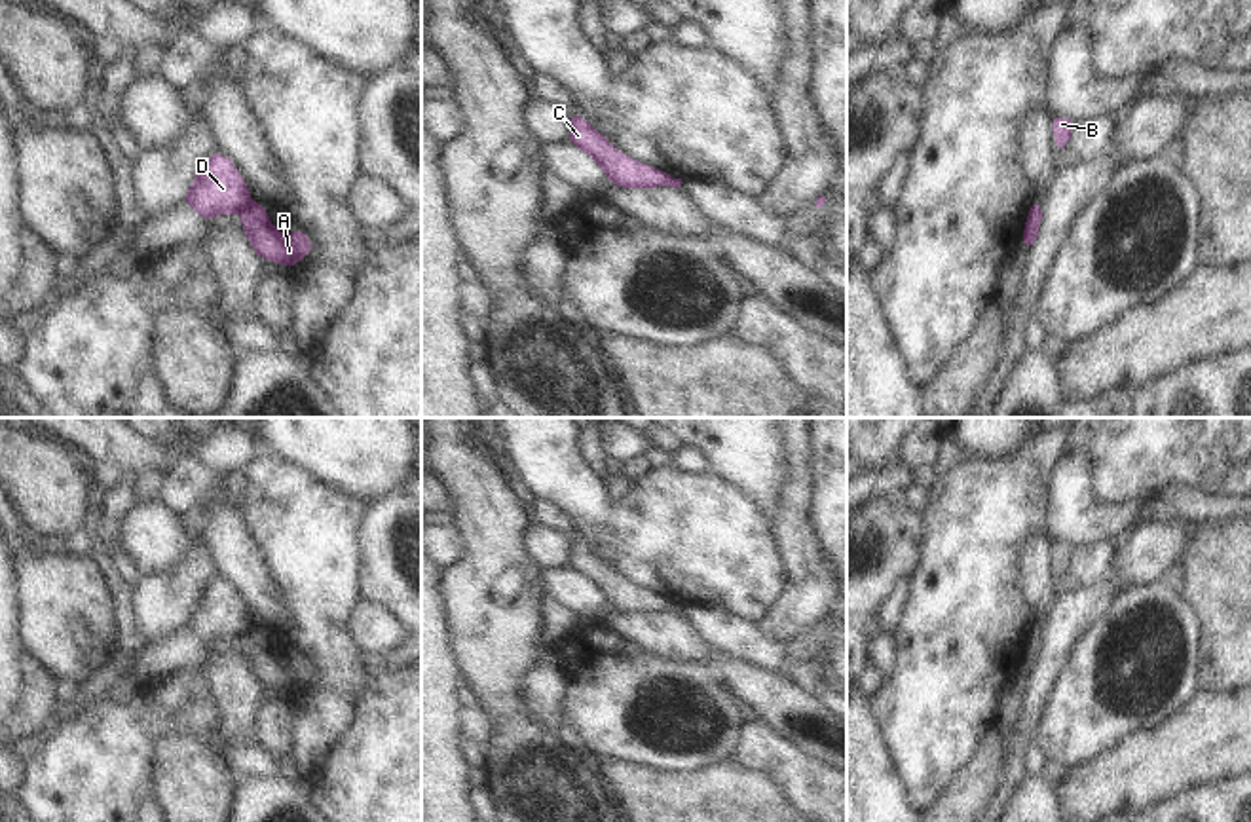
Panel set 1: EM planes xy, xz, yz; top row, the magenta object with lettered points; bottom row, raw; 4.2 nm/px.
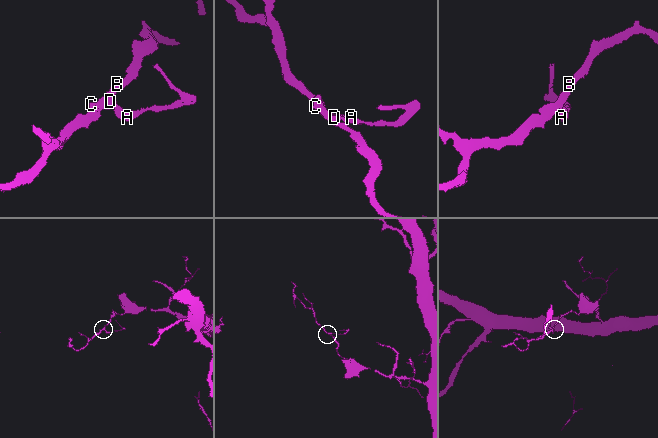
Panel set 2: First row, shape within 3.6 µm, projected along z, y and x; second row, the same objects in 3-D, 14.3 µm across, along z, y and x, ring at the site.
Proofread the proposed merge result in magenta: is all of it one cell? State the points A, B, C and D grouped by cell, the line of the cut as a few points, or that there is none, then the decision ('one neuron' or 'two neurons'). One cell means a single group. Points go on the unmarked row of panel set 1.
A / B C D; cut in xy along (251, 625), (240, 638); two neurons

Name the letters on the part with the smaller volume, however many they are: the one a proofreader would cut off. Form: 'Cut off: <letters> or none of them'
Cut off: A.

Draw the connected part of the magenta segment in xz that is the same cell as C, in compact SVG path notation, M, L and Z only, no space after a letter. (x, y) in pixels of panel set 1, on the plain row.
M569 537L568 568L588 579L617 613L672 611L674 602L619 577L583 541Z

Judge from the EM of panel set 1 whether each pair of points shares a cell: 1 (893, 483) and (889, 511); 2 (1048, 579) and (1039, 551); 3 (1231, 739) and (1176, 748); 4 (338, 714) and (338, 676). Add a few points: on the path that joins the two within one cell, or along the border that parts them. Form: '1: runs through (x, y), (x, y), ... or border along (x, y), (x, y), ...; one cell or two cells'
1: border along (898, 494), (872, 494), (866, 500); two cells
2: runs through (1041, 572), (1039, 559); one cell
3: runs through (1217, 739), (1189, 748); one cell
4: border along (295, 693), (346, 690), (357, 695); two cells

